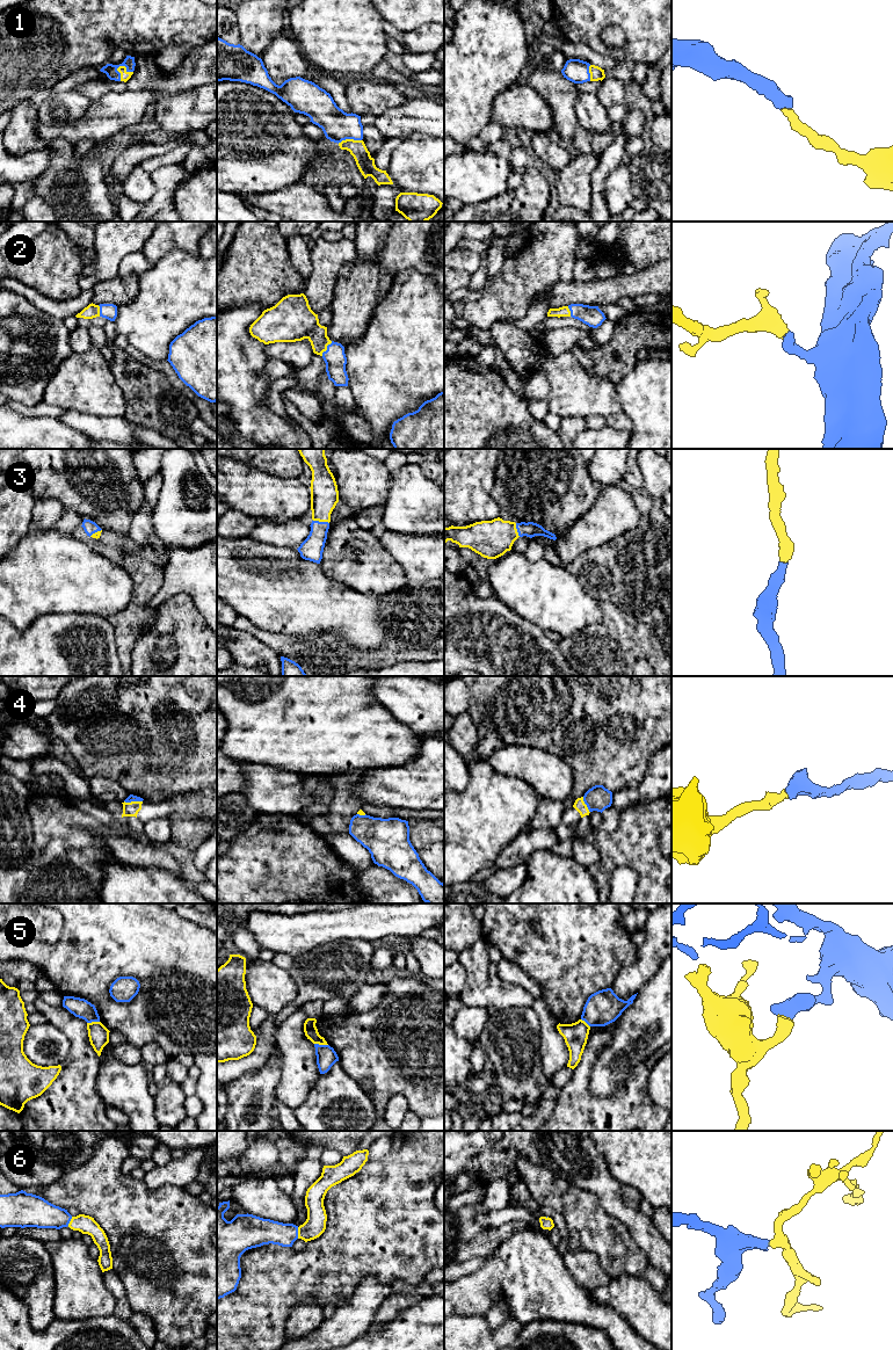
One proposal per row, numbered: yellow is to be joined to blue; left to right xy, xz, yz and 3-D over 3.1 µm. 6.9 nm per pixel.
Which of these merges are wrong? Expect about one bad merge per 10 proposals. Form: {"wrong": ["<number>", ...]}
{"wrong": ["5"]}

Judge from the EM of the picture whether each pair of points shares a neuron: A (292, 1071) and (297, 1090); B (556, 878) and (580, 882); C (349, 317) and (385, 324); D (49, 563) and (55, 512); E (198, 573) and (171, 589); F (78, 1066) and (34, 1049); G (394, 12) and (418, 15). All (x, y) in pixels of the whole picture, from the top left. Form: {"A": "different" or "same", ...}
{"A": "same", "B": "same", "C": "different", "D": "different", "E": "same", "F": "different", "G": "same"}

